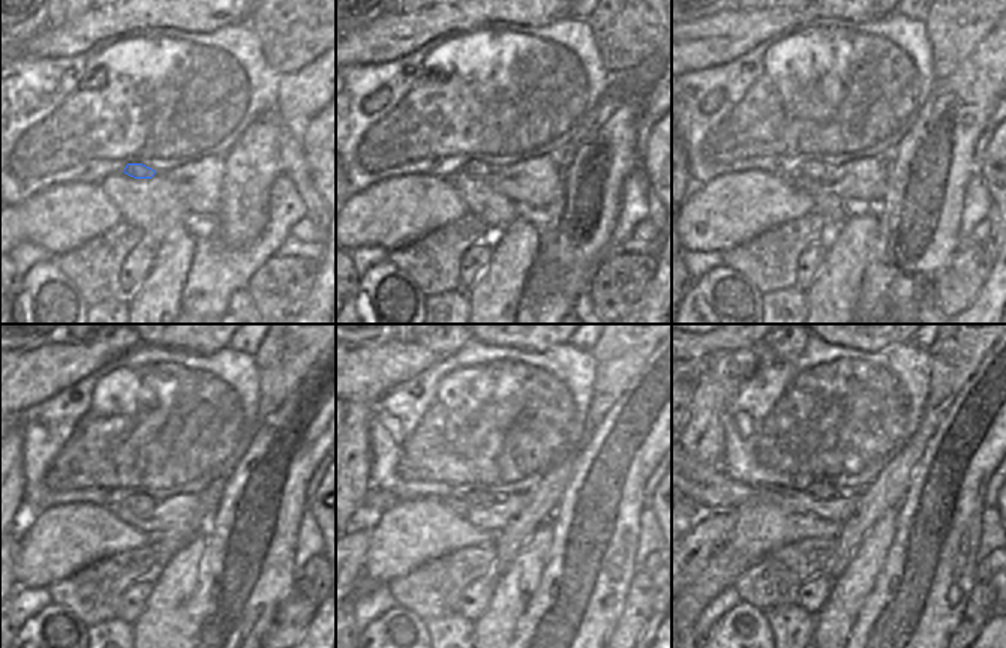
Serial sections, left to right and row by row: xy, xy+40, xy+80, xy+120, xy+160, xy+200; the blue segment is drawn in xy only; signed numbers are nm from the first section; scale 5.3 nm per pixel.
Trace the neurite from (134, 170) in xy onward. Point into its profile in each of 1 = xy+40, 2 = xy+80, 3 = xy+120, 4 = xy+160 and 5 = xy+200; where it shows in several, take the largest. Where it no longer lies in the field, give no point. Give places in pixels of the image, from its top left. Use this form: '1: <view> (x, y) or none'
1: xy+40 (474, 168)
2: xy+80 (808, 167)
3: xy+120 (138, 501)
4: xy+160 (480, 495)
5: xy+200 (819, 489)

